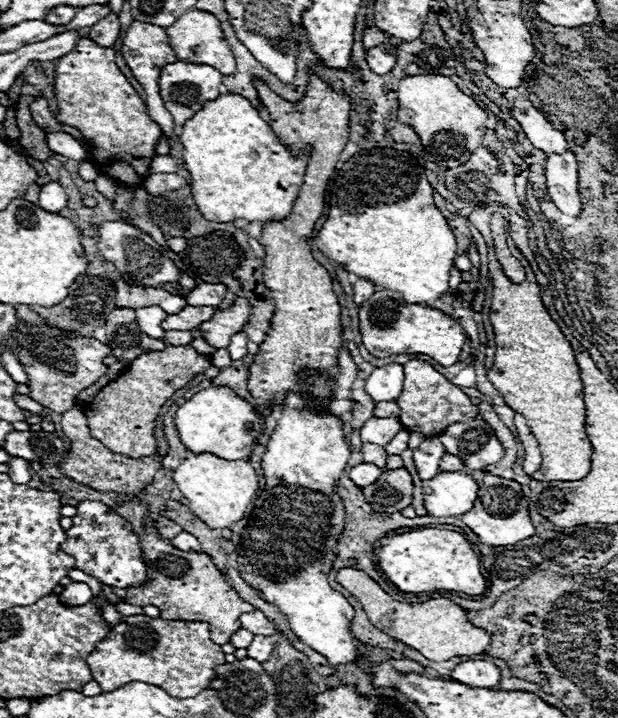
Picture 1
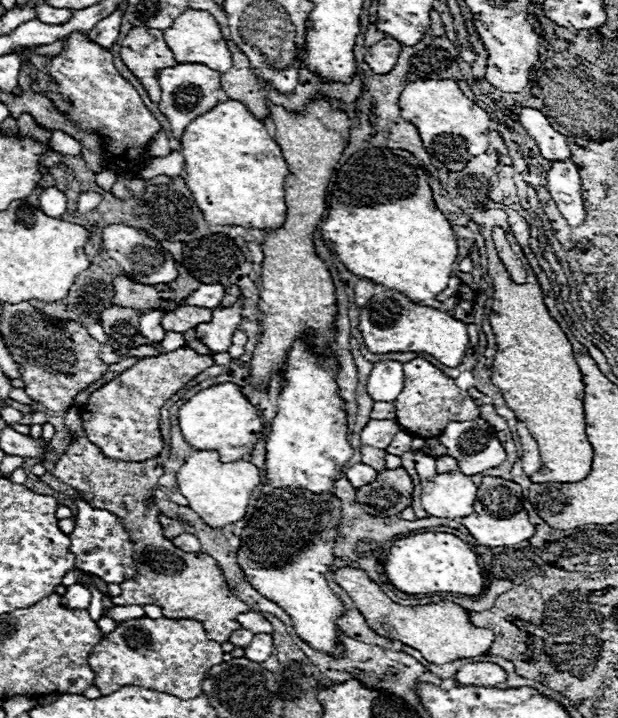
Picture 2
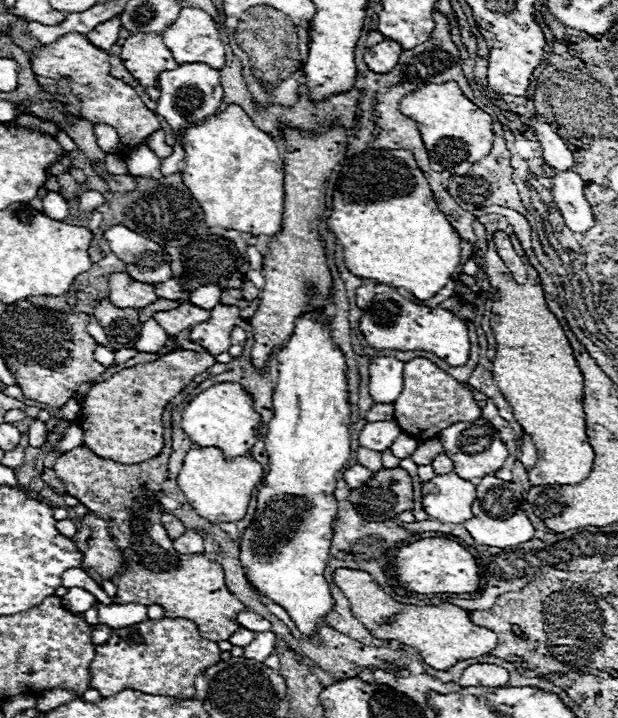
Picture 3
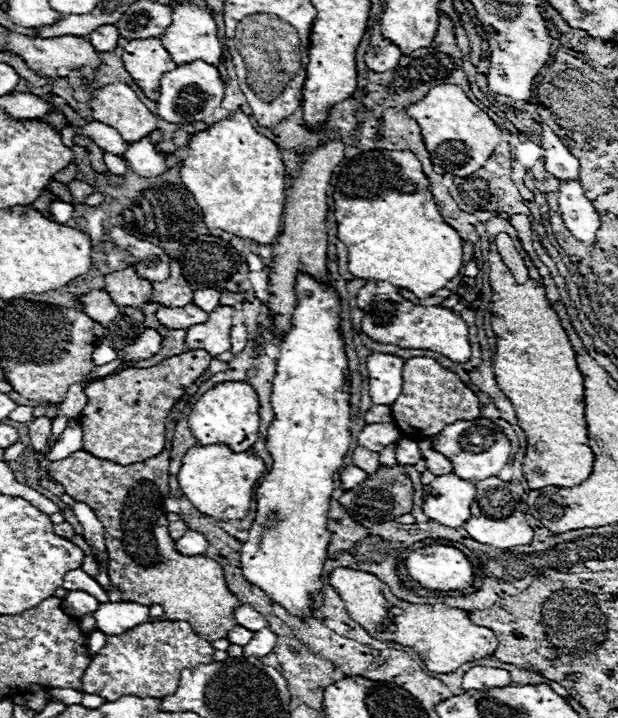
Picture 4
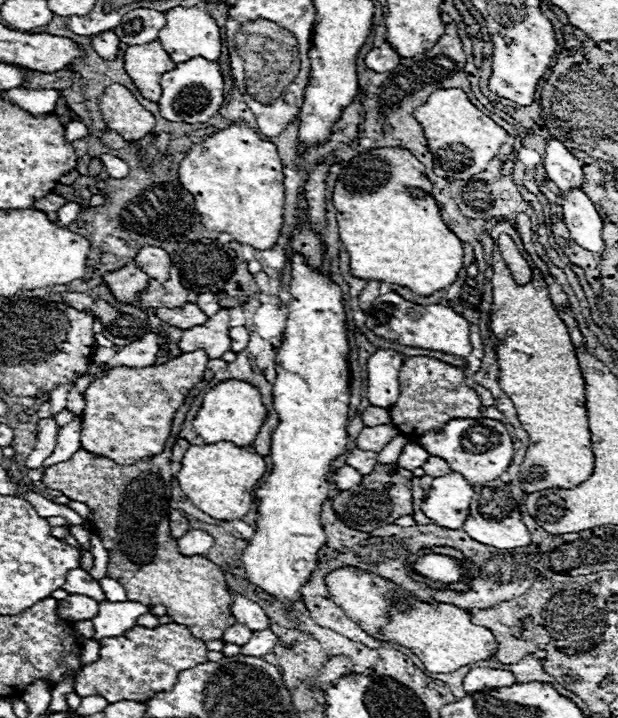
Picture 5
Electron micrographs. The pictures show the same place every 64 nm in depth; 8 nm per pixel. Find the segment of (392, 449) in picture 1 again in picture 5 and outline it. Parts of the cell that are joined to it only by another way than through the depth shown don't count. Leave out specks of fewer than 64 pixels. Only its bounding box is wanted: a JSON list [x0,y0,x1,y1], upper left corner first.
[398,442,428,470]

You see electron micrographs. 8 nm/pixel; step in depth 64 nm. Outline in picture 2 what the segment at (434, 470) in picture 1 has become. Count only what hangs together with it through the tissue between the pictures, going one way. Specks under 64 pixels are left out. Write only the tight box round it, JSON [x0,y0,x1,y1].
[414,449,437,480]

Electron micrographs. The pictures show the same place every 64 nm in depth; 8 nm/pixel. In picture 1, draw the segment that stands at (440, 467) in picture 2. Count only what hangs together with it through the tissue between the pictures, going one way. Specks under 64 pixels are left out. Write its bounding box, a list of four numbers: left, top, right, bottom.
[438,454,464,472]

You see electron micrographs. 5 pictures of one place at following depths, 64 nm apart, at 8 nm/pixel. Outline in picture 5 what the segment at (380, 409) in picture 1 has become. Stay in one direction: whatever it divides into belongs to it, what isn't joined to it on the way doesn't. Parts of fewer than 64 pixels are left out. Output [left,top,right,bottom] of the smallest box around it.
[360,406,392,426]

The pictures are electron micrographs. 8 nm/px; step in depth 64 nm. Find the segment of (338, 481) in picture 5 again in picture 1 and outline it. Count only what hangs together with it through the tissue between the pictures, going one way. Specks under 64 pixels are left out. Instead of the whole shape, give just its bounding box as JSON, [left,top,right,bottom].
[348,462,382,488]

